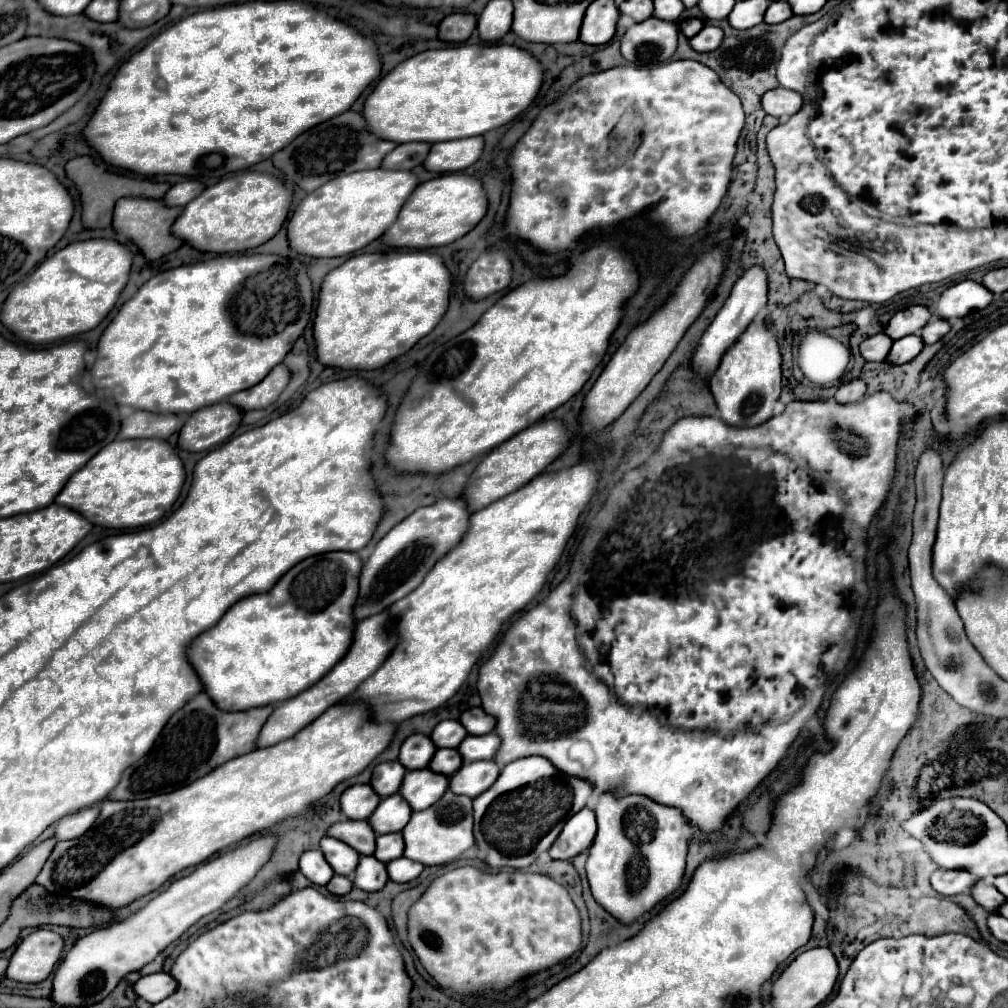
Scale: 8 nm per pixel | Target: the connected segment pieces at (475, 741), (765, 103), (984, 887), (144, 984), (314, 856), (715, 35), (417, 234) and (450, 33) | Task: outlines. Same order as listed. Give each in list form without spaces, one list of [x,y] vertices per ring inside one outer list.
[[[490,732],[490,734],[484,734],[484,736],[466,736],[460,746],[458,746],[458,752],[462,756],[462,760],[468,764],[468,762],[476,762],[476,760],[492,760],[496,750],[500,746],[500,738]]]
[[[774,88],[762,96],[762,108],[766,110],[766,114],[776,118],[792,116],[802,108],[802,96],[786,88]]]
[[[976,880],[974,886],[972,886],[972,890],[970,890],[970,894],[988,912],[996,912],[1006,902],[1006,898],[992,884],[988,884],[986,880]]]
[[[156,972],[156,974],[150,974],[150,976],[142,976],[134,984],[136,996],[144,998],[150,1004],[160,1002],[162,998],[168,998],[174,990],[176,990],[176,980],[170,974],[164,974],[164,972]]]
[[[308,850],[302,854],[300,872],[316,886],[324,886],[334,876],[332,866],[326,862],[326,858],[320,850]]]
[[[706,24],[706,26],[700,30],[700,34],[696,34],[696,36],[690,40],[690,46],[692,46],[692,50],[696,50],[696,52],[712,52],[712,50],[716,50],[716,48],[720,46],[722,38],[724,38],[722,28]]]
[[[442,174],[416,186],[412,196],[404,202],[396,222],[382,234],[388,248],[426,250],[452,244],[470,232],[486,214],[486,196],[482,182],[464,174]]]
[[[450,14],[440,22],[438,38],[442,42],[466,42],[476,28],[476,18],[472,14]]]

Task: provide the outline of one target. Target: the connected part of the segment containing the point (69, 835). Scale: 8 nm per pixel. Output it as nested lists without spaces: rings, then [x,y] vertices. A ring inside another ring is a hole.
[[[92,806],[92,808],[84,808],[80,812],[76,812],[76,814],[68,814],[68,816],[60,818],[54,824],[54,838],[56,840],[78,838],[80,834],[84,834],[84,830],[88,830],[92,826],[98,812],[100,812],[98,806]]]

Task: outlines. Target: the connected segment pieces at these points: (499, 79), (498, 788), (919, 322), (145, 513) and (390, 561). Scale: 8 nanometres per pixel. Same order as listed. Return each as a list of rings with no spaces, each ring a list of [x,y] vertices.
[[[464,44],[440,50],[420,52],[394,70],[390,70],[366,96],[362,116],[368,122],[366,130],[372,130],[382,140],[396,144],[406,142],[444,142],[468,136],[480,136],[488,130],[500,128],[526,110],[542,86],[542,66],[526,50],[504,44]]]
[[[528,756],[506,764],[498,780],[472,800],[474,838],[490,868],[528,868],[558,838],[564,822],[586,806],[592,784],[556,770],[542,756]]]
[[[908,306],[890,318],[888,326],[884,328],[884,334],[890,336],[892,340],[898,340],[910,334],[920,334],[920,330],[926,326],[930,316],[932,312],[926,306]]]
[[[116,440],[68,478],[56,504],[76,510],[88,522],[102,528],[142,528],[170,512],[186,480],[184,464],[164,440]]]
[[[462,498],[452,500],[438,500],[432,506],[418,508],[414,514],[410,514],[404,522],[394,526],[374,548],[370,558],[364,562],[360,572],[360,590],[354,604],[354,618],[356,622],[380,614],[386,608],[390,608],[396,600],[410,594],[420,582],[426,578],[428,570],[444,556],[460,538],[464,536],[464,530],[468,528],[468,510],[466,502]]]

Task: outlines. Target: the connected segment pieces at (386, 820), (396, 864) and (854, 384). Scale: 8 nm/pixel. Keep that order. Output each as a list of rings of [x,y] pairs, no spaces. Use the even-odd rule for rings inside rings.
[[[392,794],[388,798],[382,798],[368,822],[376,834],[390,834],[400,832],[408,824],[410,814],[412,808],[408,806],[408,802],[404,802],[404,798],[400,798],[398,794]]]
[[[402,856],[402,858],[396,858],[396,860],[388,862],[386,870],[388,870],[390,880],[394,880],[394,882],[410,882],[410,880],[420,876],[424,866],[420,862],[412,862],[412,860]]]
[[[856,378],[856,380],[852,380],[852,382],[842,384],[842,386],[836,390],[834,398],[836,398],[838,402],[856,402],[856,400],[864,398],[864,394],[866,394],[866,384],[864,384],[864,380]]]

